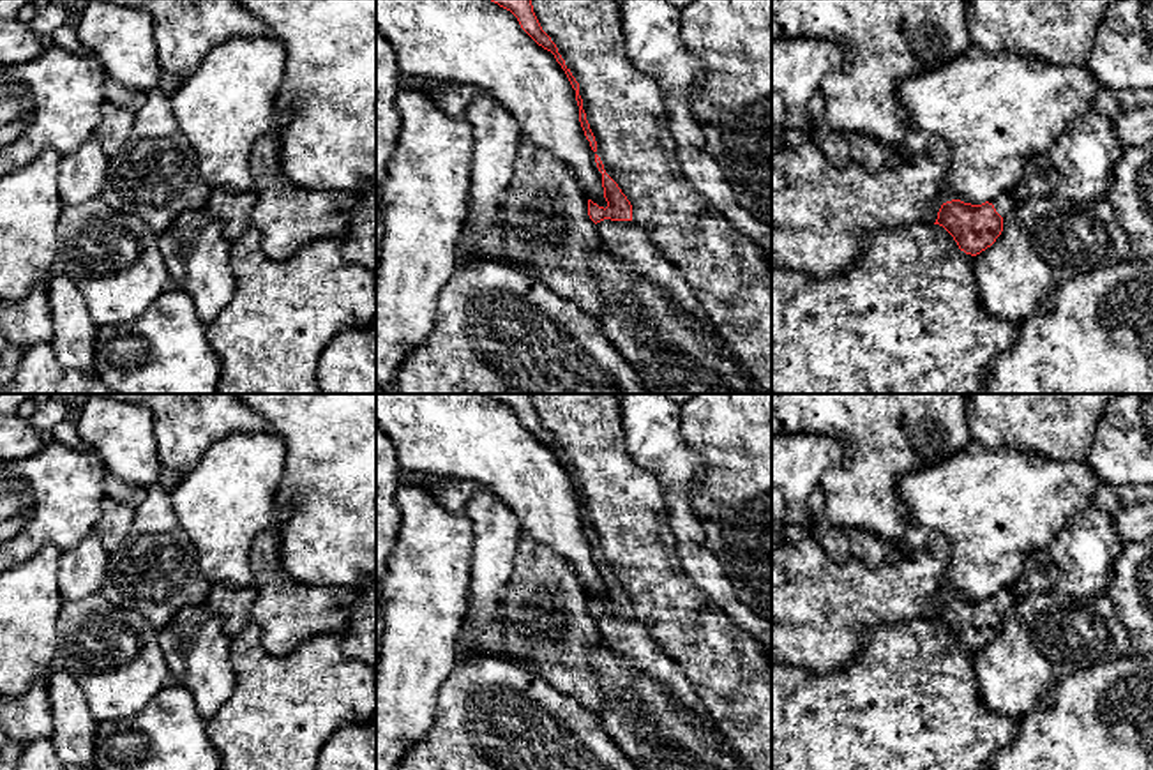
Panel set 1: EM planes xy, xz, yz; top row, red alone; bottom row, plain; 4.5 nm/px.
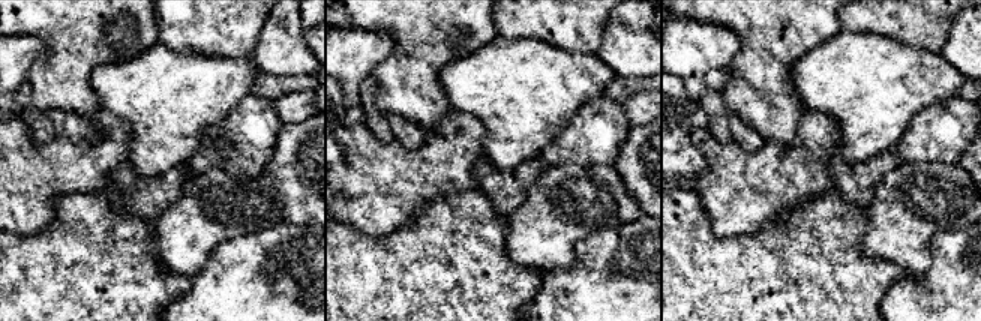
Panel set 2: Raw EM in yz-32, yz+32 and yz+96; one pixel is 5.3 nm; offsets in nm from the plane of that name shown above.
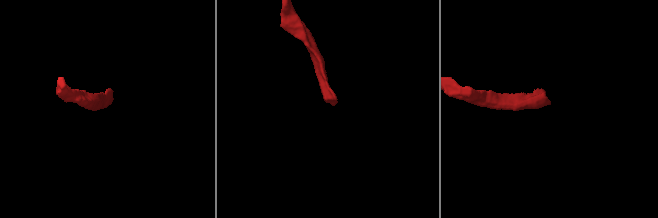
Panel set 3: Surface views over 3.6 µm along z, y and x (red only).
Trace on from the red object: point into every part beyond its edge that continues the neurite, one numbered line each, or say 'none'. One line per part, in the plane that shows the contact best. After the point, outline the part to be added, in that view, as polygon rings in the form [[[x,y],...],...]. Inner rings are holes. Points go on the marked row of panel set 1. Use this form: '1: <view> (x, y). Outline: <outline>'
1: xz (625, 239). Outline: [[[604,219],[597,223],[597,233],[604,247],[614,253],[623,263],[652,283],[664,286],[673,302],[678,304],[731,360],[738,362],[694,297],[685,276],[659,253],[641,226],[634,221]]]

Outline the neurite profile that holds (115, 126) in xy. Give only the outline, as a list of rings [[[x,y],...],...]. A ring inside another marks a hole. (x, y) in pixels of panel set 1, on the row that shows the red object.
[[[108,99],[102,102],[101,124],[94,136],[101,141],[106,157],[115,155],[122,148],[131,134],[134,118],[136,111],[117,106]]]

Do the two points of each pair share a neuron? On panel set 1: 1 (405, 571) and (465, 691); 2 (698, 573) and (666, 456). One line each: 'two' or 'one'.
1: two
2: one

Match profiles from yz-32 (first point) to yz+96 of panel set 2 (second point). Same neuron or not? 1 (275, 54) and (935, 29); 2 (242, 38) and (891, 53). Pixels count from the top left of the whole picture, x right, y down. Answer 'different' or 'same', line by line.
1: different
2: different

